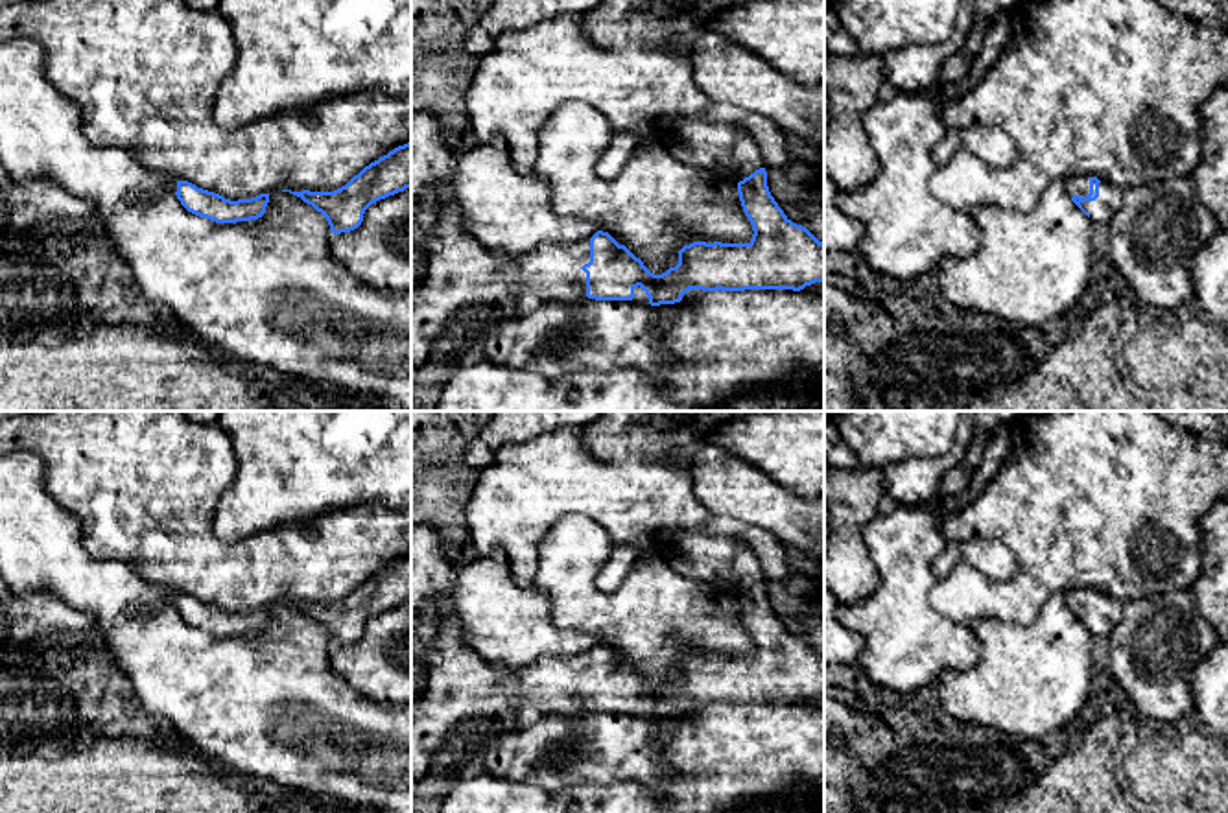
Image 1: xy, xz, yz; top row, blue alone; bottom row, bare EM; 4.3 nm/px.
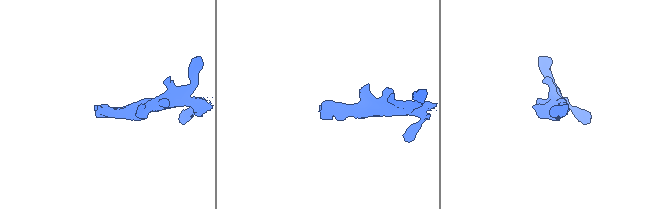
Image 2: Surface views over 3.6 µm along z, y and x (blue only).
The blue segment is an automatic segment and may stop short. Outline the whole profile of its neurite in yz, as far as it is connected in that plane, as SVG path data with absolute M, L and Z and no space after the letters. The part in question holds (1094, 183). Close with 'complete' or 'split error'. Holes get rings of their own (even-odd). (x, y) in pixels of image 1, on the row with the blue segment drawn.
M1077 175L1066 181L1071 201L1093 221L1108 223L1119 210L1123 188L1090 175Z | split error

